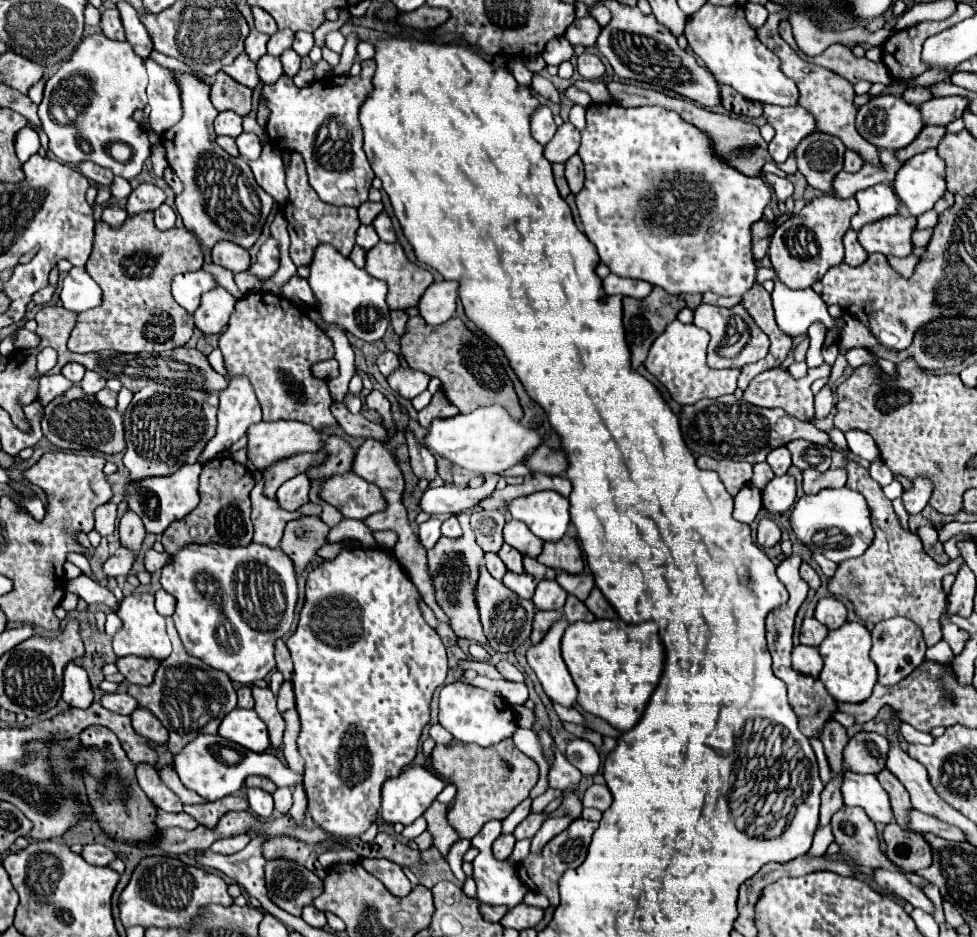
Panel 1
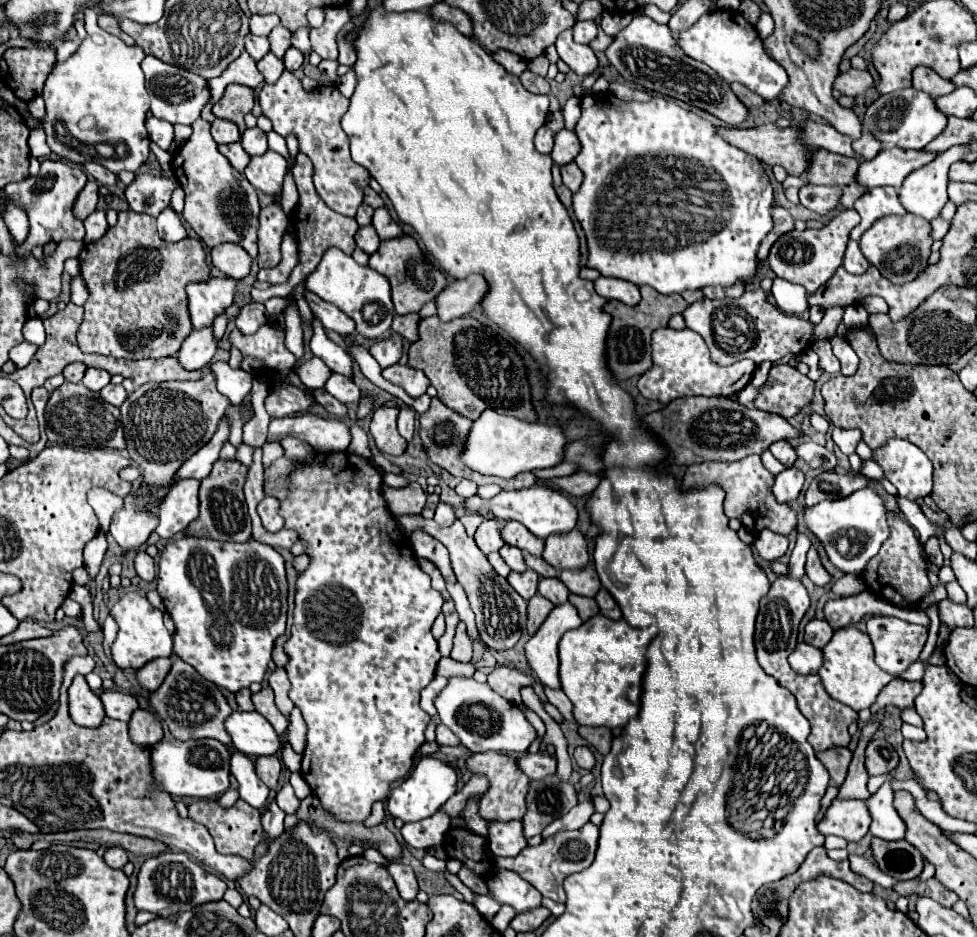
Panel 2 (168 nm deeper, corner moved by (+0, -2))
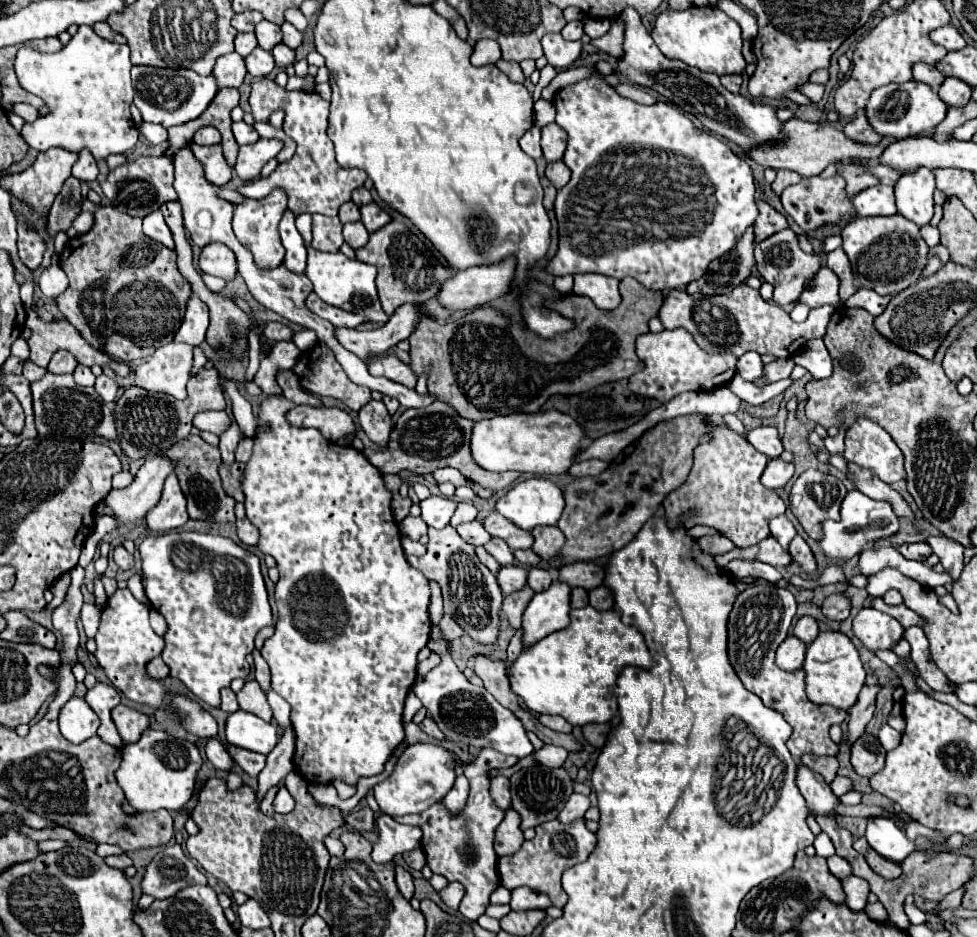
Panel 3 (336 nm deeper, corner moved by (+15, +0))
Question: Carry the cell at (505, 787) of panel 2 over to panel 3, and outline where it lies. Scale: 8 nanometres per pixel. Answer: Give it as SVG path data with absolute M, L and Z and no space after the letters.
M495 776L491 778L491 788L489 788L493 802L497 804L497 808L507 810L511 808L511 796L509 796L509 778L505 776Z

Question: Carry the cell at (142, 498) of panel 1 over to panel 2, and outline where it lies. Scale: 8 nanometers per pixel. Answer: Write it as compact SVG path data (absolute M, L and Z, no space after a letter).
M192 478L186 482L176 482L176 486L172 486L168 498L164 498L158 510L160 524L156 528L156 534L160 538L172 538L198 518L198 486L200 482Z

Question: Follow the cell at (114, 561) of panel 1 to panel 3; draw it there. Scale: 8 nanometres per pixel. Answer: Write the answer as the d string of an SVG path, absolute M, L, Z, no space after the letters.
M155 456L155 458L147 458L145 464L139 468L139 472L135 474L135 480L131 482L131 486L127 488L113 488L109 492L109 496L105 496L105 504L109 508L113 508L113 516L103 516L101 520L95 522L95 532L93 536L97 538L103 538L107 532L117 532L121 526L135 526L139 520L145 518L145 514L157 504L157 500L161 498L161 488L163 488L163 482L169 474L173 474L177 468L177 462L171 460L171 458L165 458L165 456Z

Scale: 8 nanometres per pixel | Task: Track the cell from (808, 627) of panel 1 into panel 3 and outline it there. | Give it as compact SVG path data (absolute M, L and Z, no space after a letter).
M803 616L803 618L797 620L797 624L795 624L795 628L793 628L793 634L795 634L799 640L803 640L805 644L811 644L811 642L817 638L817 634L819 634L819 626L817 626L815 618Z

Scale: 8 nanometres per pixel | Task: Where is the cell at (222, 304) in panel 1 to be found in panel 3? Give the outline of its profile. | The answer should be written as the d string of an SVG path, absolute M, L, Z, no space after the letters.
M169 342L155 350L135 372L135 384L149 392L163 392L183 400L185 386L193 370L193 348Z

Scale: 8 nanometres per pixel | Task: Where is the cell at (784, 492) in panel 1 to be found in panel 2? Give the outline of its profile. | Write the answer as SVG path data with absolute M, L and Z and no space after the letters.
M792 466L776 476L772 490L778 502L794 502L802 490L802 484L804 484L804 472Z

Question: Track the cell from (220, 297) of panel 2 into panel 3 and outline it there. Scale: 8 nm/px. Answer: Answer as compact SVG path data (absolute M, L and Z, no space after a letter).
M197 296L189 298L185 320L175 334L175 342L185 342L191 346L199 346L205 340L205 332L209 328L209 308L197 300Z

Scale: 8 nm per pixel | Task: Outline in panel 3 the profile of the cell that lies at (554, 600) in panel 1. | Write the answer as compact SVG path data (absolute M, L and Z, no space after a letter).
M529 568L529 578L527 578L527 584L531 586L533 592L543 592L551 586L553 578L551 578L551 572L549 570L543 570L543 568Z

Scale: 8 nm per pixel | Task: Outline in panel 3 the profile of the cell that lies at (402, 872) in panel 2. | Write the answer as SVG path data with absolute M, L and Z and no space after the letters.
M395 866L395 882L397 882L397 888L403 894L403 898L411 900L411 896L413 896L413 876L405 868Z

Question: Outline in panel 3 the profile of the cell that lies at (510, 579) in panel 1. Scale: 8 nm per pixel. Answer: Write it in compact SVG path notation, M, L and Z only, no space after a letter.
M505 566L497 572L497 582L503 594L513 594L527 584L527 568L523 566Z

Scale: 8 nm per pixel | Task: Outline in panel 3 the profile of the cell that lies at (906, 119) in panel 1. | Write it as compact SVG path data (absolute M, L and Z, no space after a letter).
M905 82L905 84L887 84L877 88L865 106L865 116L871 124L871 128L881 136L891 136L897 140L917 136L925 130L935 128L945 118L947 106L941 102L935 90L931 90L927 84L919 82Z

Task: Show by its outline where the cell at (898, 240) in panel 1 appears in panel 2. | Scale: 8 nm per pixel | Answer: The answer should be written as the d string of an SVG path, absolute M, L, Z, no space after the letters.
M914 214L884 216L876 220L860 238L862 254L892 284L906 284L918 278L928 268L930 248L932 248L932 226L928 220Z

